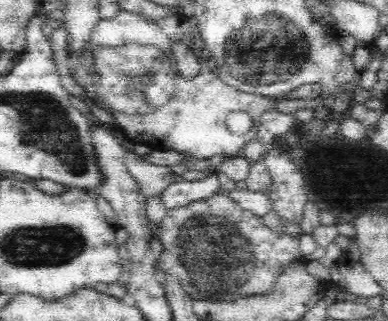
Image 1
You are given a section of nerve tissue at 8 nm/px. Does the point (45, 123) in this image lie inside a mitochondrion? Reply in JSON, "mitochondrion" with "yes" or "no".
{"mitochondrion":"yes"}

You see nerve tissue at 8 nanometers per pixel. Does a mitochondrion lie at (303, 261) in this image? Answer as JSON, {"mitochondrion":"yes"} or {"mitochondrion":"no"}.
{"mitochondrion":"no"}

